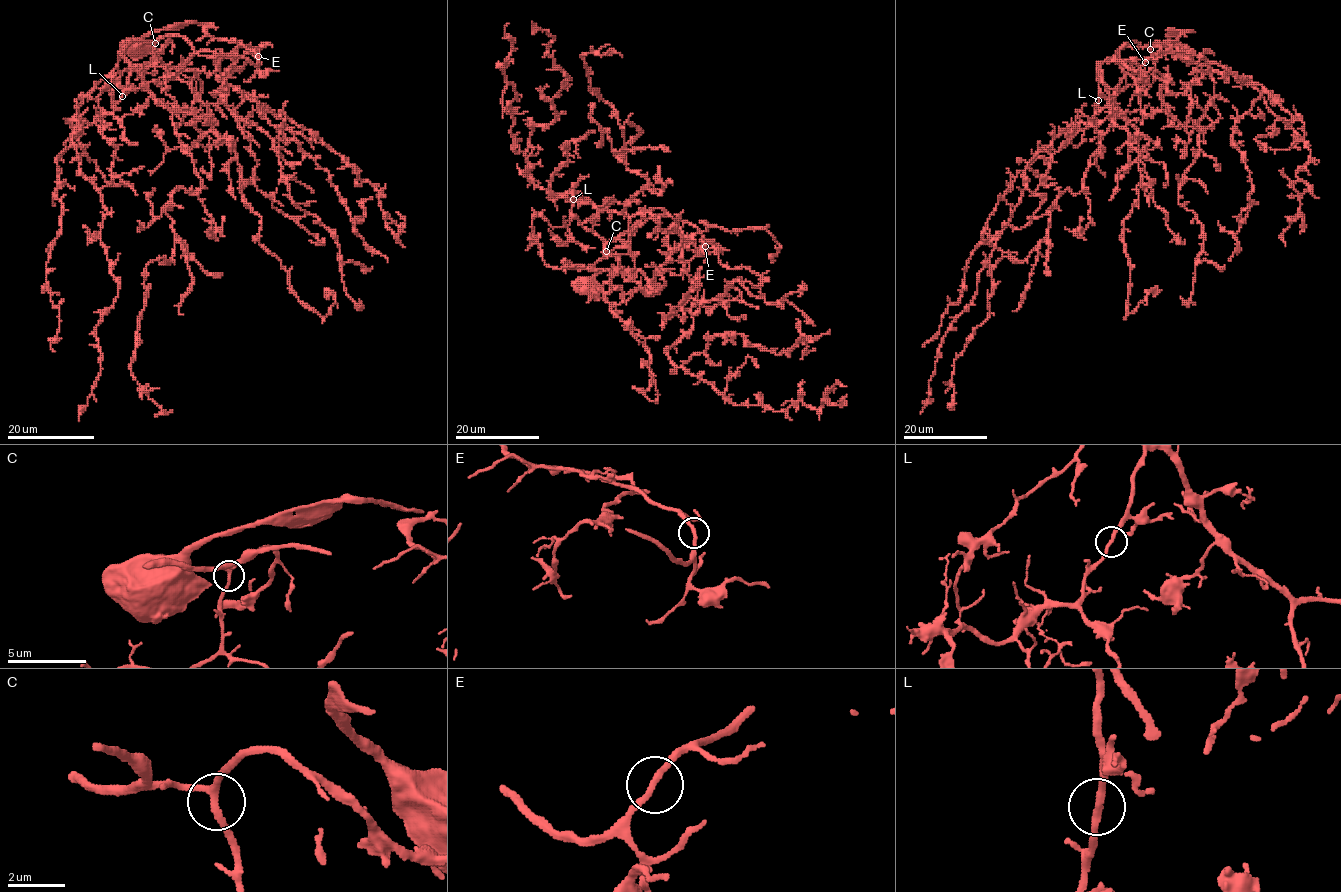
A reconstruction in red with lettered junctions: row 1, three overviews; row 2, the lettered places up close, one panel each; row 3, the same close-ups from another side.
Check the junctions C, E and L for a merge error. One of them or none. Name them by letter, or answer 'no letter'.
no letter

